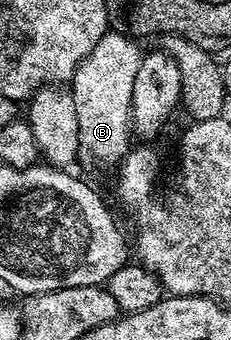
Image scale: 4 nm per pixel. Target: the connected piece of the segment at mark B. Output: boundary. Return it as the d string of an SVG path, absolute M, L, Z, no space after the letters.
M109 30L96 42L94 49L80 62L72 74L70 90L78 122L79 152L92 159L119 162L130 148L132 136L130 105L134 77L142 58L135 38Z

